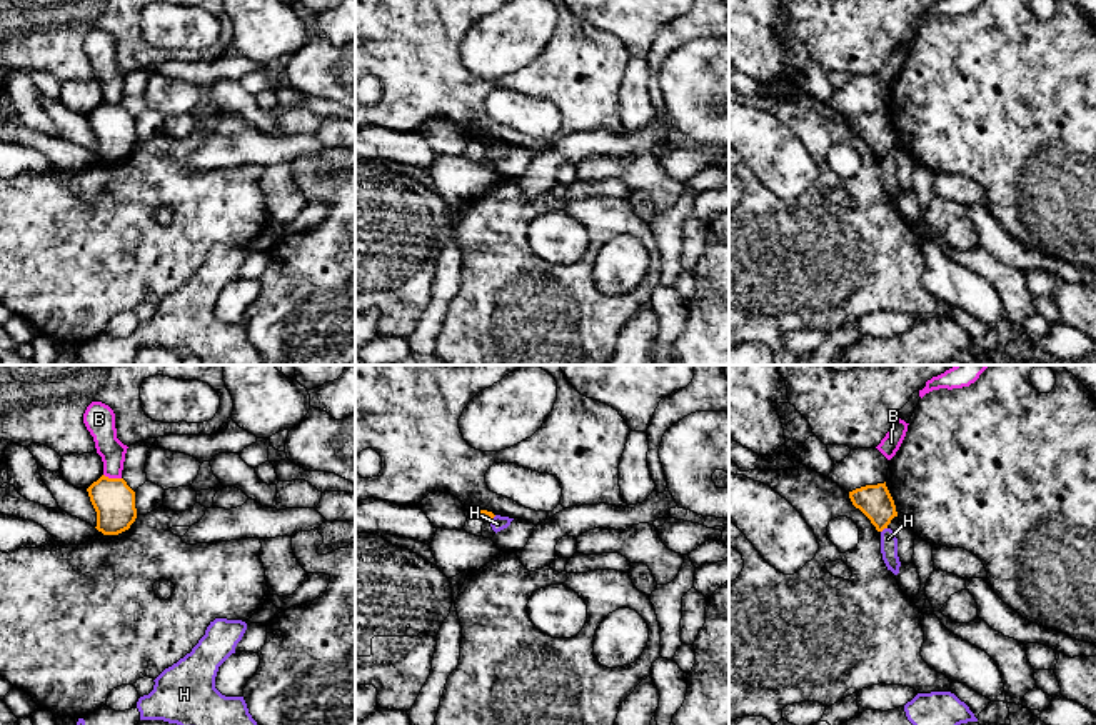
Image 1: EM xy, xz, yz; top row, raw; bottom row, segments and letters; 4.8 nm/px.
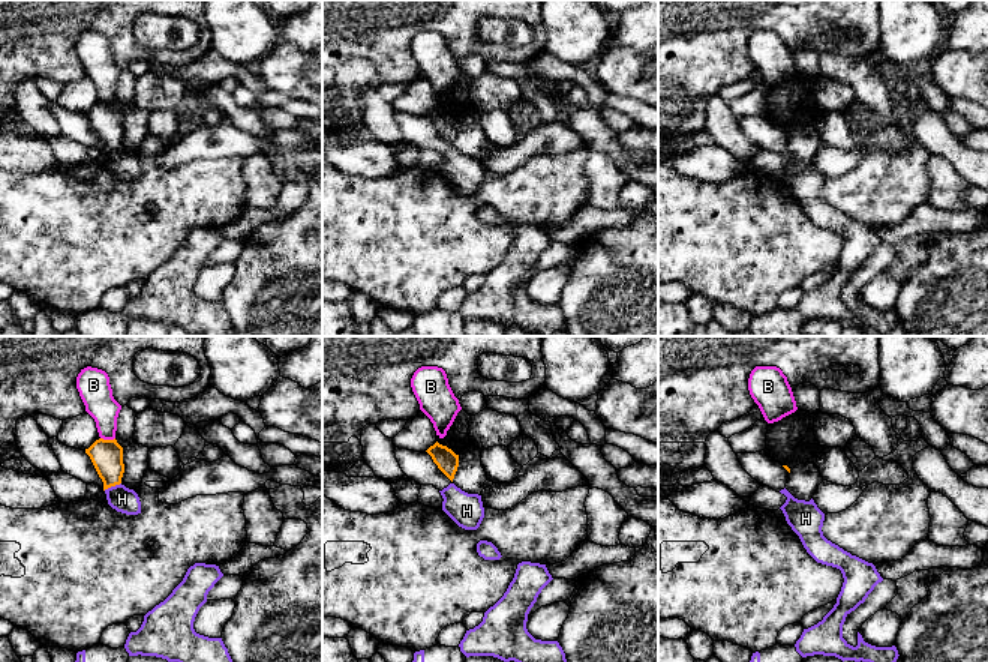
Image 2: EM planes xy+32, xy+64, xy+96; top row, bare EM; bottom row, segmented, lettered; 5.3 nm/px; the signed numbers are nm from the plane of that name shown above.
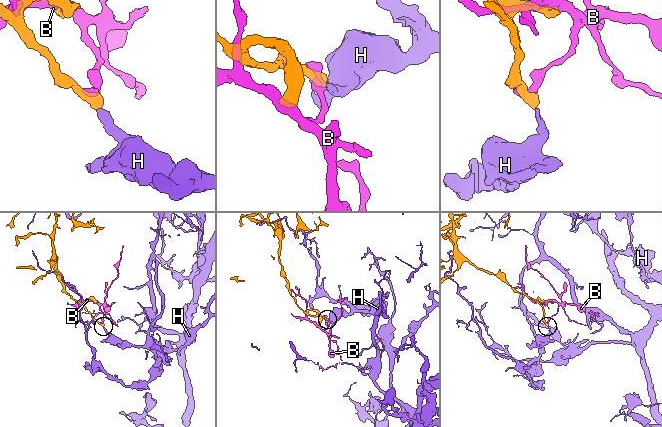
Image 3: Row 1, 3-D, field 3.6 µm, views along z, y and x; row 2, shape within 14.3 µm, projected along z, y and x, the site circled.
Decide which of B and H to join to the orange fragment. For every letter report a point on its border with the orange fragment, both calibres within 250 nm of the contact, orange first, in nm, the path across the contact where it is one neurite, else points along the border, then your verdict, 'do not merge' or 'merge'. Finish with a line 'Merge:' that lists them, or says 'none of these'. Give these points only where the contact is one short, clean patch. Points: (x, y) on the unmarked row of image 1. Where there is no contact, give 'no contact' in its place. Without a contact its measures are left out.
B: meets orange in xy at (112, 105); 200 nm thick on the orange side, 120 nm on the other; do not merge
H: meets orange in yz at (883, 155); 160 nm thick on the orange side, 80 nm on the other; border along yz (886, 154), (881, 159); do not merge
Merge: none of these

